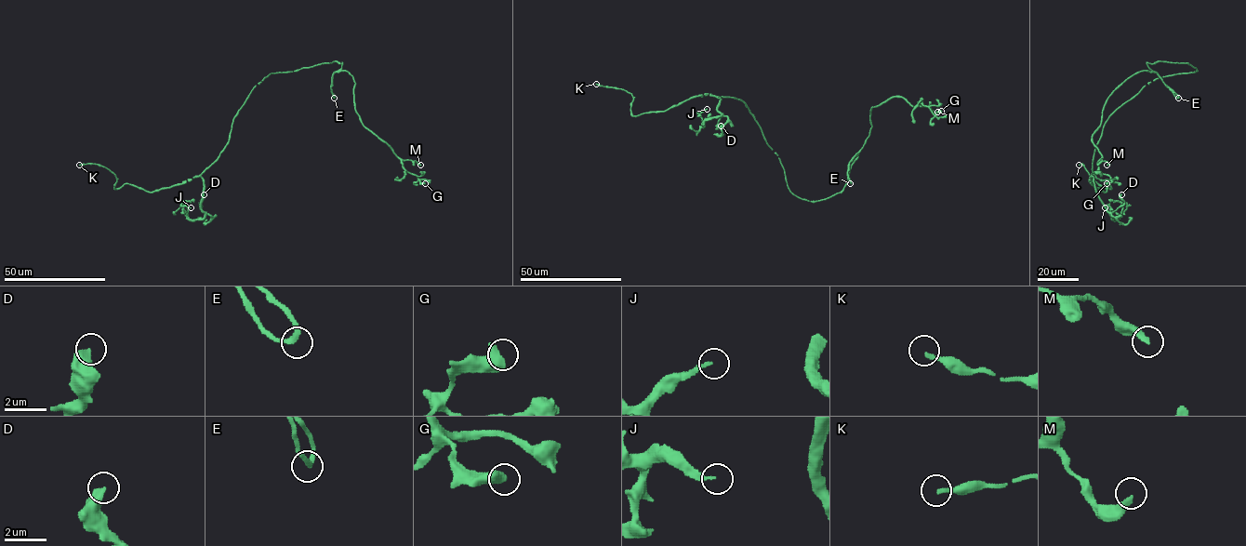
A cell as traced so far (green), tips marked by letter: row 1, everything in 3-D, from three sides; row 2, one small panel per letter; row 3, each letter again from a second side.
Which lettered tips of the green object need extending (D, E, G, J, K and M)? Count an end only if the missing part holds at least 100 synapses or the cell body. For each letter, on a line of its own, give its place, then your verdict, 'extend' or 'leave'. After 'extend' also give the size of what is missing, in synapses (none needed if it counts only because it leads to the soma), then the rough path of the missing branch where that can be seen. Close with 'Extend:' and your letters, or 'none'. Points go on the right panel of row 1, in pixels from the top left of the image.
D: place (1121, 194); leave
E: place (1178, 98); leave
G: place (1106, 183); leave
J: place (1105, 207); leave
K: place (1079, 165); leave
M: place (1106, 165); leave
Extend: none

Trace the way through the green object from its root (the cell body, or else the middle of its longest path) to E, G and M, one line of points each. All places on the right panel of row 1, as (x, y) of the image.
E: (1171, 75), (1193, 73), (1196, 68), (1187, 63), (1146, 63), (1178, 98)
G: (1171, 75), (1196, 68), (1146, 62), (1151, 71), (1129, 76), (1107, 99), (1092, 136), (1106, 183)
M: (1171, 75), (1196, 68), (1187, 63), (1146, 62), (1151, 71), (1134, 73), (1108, 98), (1092, 136), (1106, 165)

